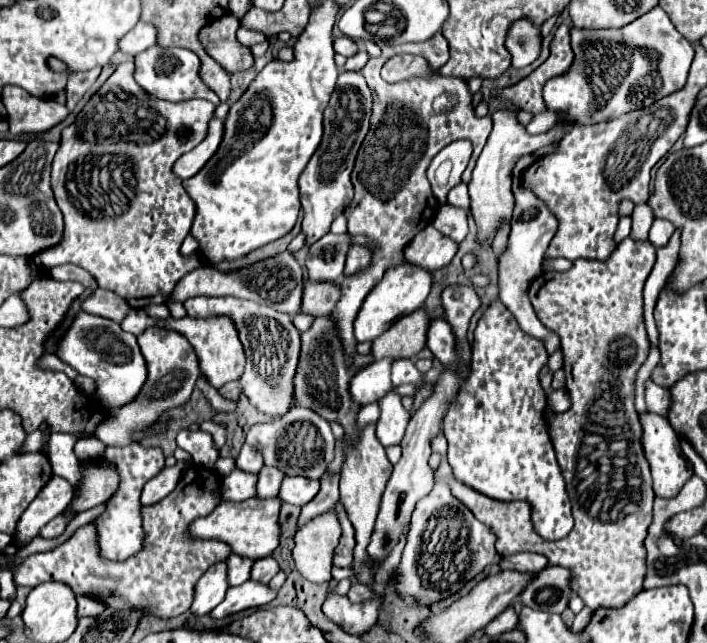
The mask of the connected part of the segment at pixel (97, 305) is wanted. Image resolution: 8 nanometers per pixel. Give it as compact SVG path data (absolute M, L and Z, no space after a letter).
M96 289L86 301L84 301L84 311L112 319L112 321L122 321L128 313L128 307L124 307L124 299L118 297L112 291Z

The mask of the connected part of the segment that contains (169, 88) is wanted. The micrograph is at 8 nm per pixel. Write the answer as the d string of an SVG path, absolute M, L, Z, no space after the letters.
M154 45L136 55L136 81L142 89L164 101L188 101L188 99L208 99L214 105L220 103L216 93L200 79L200 59L196 53L182 47L160 47Z

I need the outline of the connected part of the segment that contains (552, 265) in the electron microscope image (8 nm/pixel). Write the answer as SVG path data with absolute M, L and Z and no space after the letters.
M544 259L542 271L566 271L568 267L572 267L568 259Z

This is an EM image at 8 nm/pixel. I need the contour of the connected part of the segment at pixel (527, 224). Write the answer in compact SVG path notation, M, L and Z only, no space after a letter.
M516 185L516 207L514 207L514 217L512 217L512 229L510 229L510 239L508 239L508 249L500 257L500 301L510 309L510 313L516 317L518 325L532 337L540 339L546 345L548 353L554 353L560 347L560 339L556 333L548 333L548 329L540 323L536 317L530 299L528 299L528 287L534 277L540 275L540 263L544 259L544 253L556 235L558 221L554 213L540 201L528 187Z

